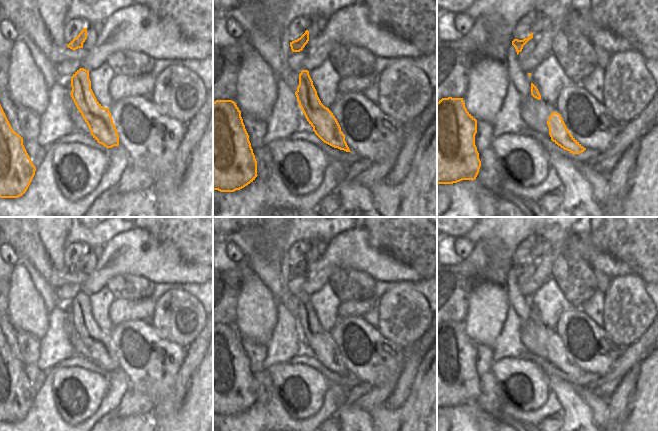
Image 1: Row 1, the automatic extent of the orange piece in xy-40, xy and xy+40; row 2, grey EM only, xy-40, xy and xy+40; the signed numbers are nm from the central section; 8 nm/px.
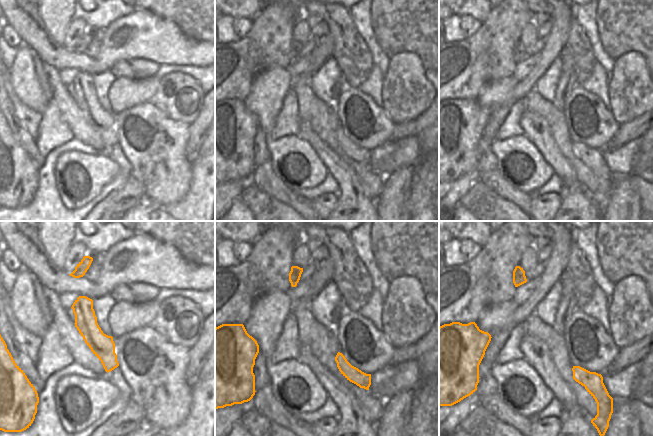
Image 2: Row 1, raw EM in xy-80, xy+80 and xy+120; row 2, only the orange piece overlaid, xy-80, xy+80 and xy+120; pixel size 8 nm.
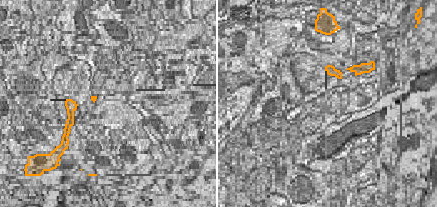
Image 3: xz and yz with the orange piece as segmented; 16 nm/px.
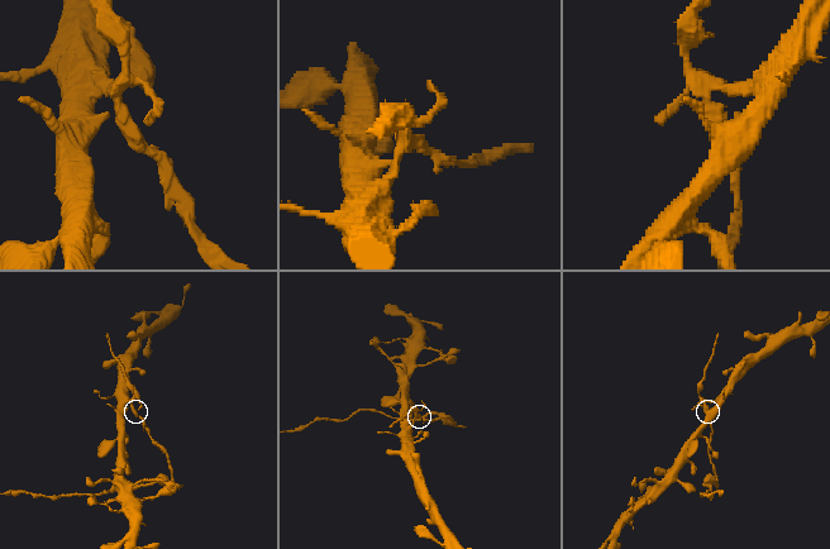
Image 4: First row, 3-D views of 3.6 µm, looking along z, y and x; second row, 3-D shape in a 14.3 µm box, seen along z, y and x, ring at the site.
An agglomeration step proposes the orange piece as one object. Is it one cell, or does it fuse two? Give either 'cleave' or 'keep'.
cleave

